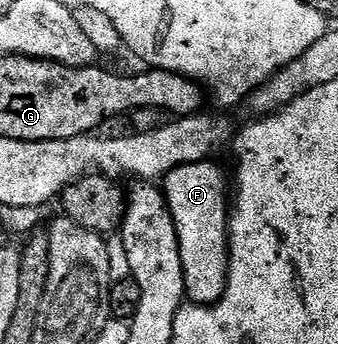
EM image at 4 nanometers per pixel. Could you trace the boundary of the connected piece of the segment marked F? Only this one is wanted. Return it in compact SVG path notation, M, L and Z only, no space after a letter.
M204 160L185 164L184 166L174 166L166 178L162 179L161 189L166 197L167 206L171 209L175 231L179 237L179 251L181 252L181 268L183 269L183 293L196 306L210 306L218 302L219 297L223 294L223 288L227 283L227 224L229 221L229 178L223 175L223 170L219 166L214 166L214 161Z

